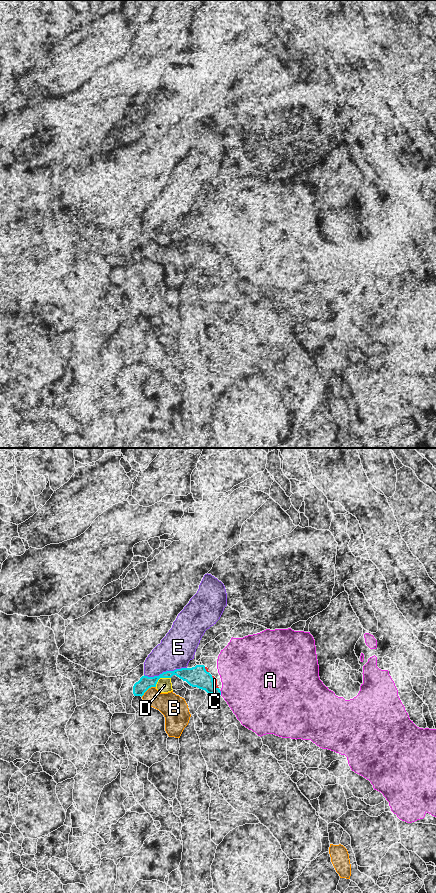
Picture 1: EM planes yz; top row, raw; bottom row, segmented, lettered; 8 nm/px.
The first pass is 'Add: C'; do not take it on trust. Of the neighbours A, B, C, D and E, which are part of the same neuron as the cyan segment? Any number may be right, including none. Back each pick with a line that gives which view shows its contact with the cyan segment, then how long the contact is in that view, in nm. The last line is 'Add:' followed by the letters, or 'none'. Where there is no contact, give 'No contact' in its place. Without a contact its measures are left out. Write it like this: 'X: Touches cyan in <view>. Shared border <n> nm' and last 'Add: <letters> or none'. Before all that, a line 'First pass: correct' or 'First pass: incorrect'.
First pass: correct
C: Touches cyan in yz. Shared border 120 nm
Add: C

